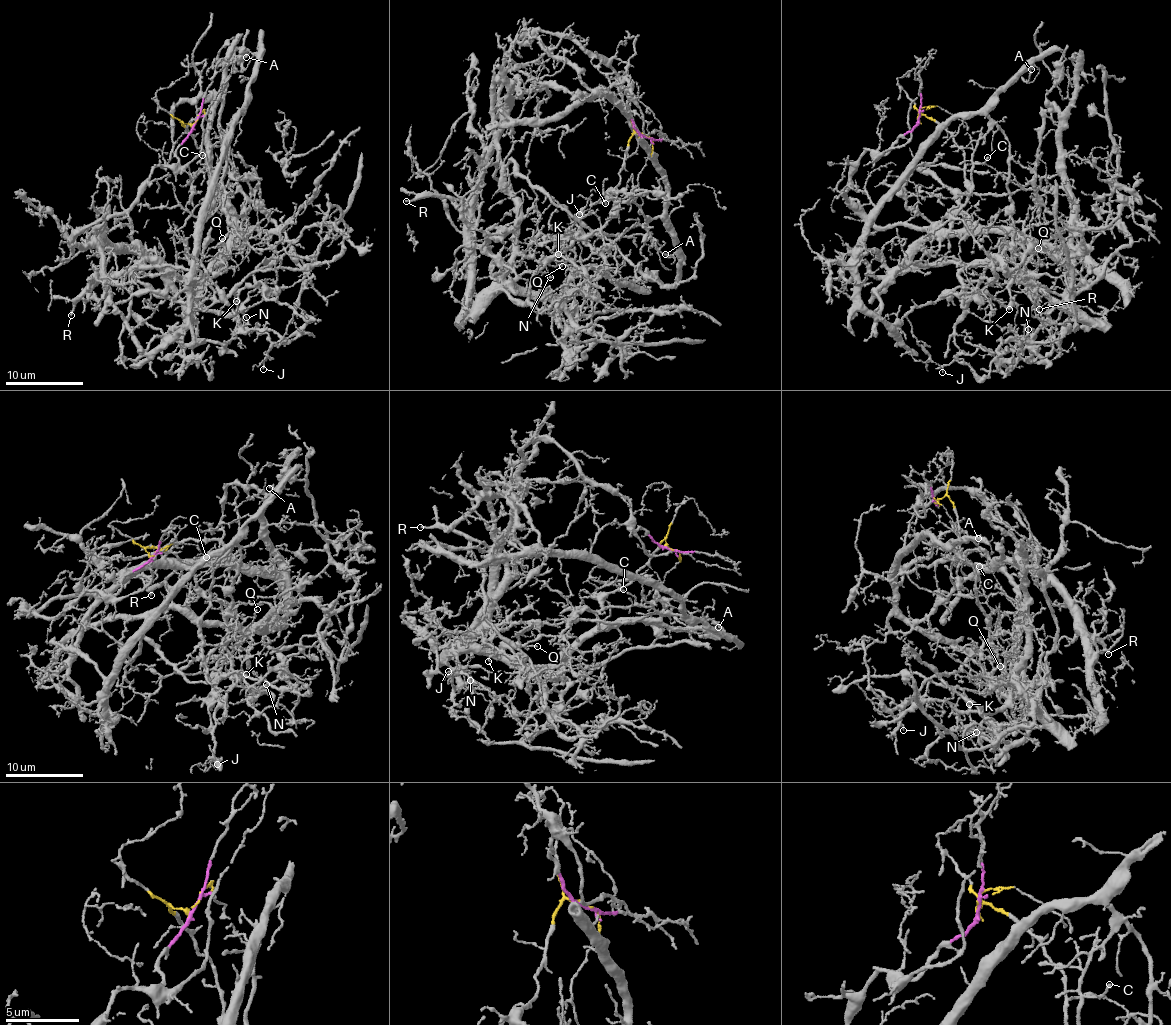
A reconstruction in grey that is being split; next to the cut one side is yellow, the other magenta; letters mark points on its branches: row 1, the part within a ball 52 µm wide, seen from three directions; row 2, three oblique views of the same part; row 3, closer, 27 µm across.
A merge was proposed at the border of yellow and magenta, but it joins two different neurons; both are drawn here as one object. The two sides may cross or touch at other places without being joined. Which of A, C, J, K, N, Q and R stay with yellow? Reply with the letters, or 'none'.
A, C, J, K

